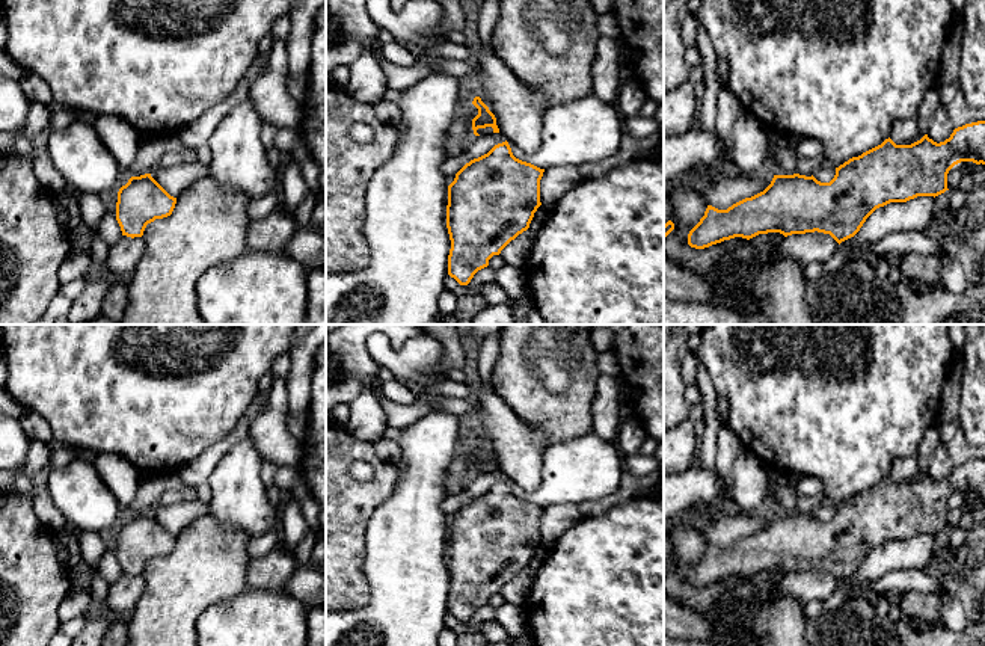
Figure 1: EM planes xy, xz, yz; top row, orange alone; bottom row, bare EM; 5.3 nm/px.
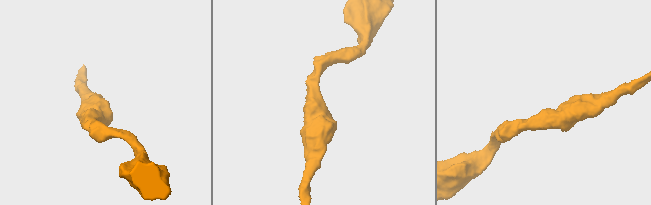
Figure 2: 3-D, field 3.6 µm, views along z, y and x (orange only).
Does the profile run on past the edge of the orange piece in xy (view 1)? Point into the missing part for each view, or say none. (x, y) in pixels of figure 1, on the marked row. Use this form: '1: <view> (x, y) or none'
1: none

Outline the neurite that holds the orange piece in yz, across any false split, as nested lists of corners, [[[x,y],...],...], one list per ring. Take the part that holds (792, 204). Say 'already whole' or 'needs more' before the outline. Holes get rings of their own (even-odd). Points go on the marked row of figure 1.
already whole | [[[985,121],[958,127],[940,143],[928,134],[911,145],[896,145],[888,137],[836,168],[830,183],[813,175],[774,175],[763,192],[727,210],[707,205],[688,234],[688,245],[704,249],[735,237],[815,231],[830,234],[840,245],[876,208],[949,190],[947,174],[961,162],[985,165]]]

